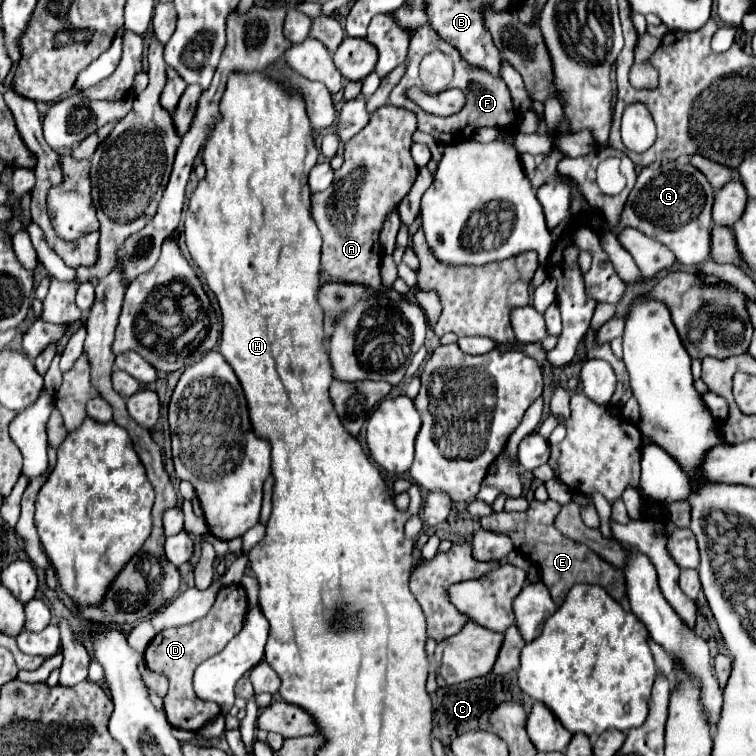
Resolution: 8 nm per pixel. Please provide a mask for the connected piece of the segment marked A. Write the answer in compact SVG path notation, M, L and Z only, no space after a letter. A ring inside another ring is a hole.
M384 106L370 114L370 122L360 130L348 144L344 144L344 164L334 174L332 188L312 194L312 216L322 232L322 268L336 282L364 284L380 294L398 300L398 292L382 292L380 280L380 230L388 212L392 212L402 198L410 192L418 168L410 156L412 132L416 130L416 118L404 108ZM354 166L372 166L370 176L360 174L360 168ZM376 200L390 200L376 202Z

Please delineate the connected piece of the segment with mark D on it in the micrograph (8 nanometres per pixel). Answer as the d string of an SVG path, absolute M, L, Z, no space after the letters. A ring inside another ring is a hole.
M230 584L220 590L212 610L202 620L184 624L180 628L168 628L168 630L156 634L154 640L150 642L150 646L146 650L146 664L148 664L148 668L154 668L156 672L164 672L170 680L170 690L164 700L164 708L168 714L168 722L174 728L198 732L200 728L204 728L210 720L214 720L220 714L220 708L216 708L216 704L204 702L196 696L196 692L192 688L192 674L198 664L212 658L216 652L224 650L224 646L230 642L230 638L236 636L236 632L240 632L240 628L244 624L246 610L248 610L248 598L246 598L242 584Z

